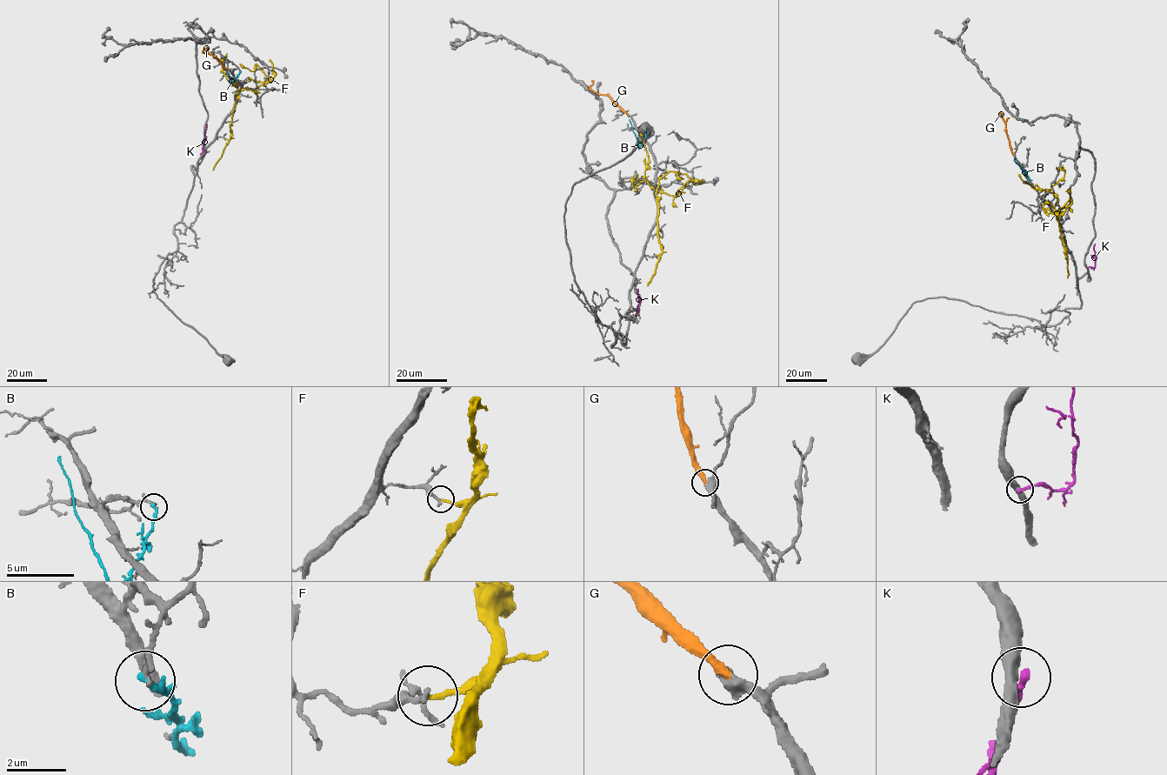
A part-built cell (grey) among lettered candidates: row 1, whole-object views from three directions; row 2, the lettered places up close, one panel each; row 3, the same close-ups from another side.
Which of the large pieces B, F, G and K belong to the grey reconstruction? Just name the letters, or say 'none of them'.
G

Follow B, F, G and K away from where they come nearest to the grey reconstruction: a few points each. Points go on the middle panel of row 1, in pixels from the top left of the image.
B: (647, 129), (645, 136), (639, 143), (629, 119)
F: (656, 255), (662, 251), (657, 233), (658, 181), (675, 170), (694, 179), (678, 190), (676, 197), (658, 191)
G: (628, 114), (611, 98), (592, 90), (591, 81)
K: (640, 302), (638, 310), (638, 289)

